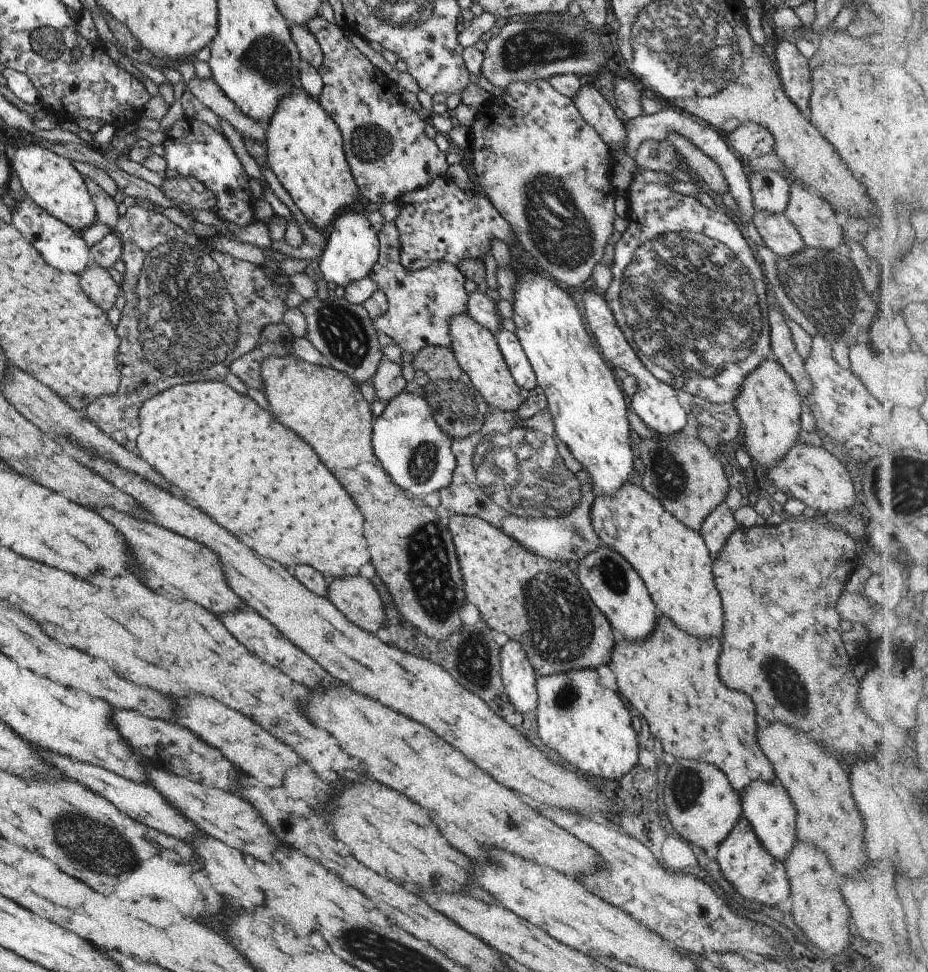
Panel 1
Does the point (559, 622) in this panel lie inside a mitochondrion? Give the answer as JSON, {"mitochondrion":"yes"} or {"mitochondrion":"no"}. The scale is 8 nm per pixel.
{"mitochondrion":"yes"}

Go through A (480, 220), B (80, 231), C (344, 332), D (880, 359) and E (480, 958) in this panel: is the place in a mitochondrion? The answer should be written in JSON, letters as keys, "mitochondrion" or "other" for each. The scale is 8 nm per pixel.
{"A":"other","B":"other","C":"mitochondrion","D":"other","E":"other"}

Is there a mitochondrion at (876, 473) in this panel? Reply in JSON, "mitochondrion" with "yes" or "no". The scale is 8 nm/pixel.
{"mitochondrion":"yes"}

